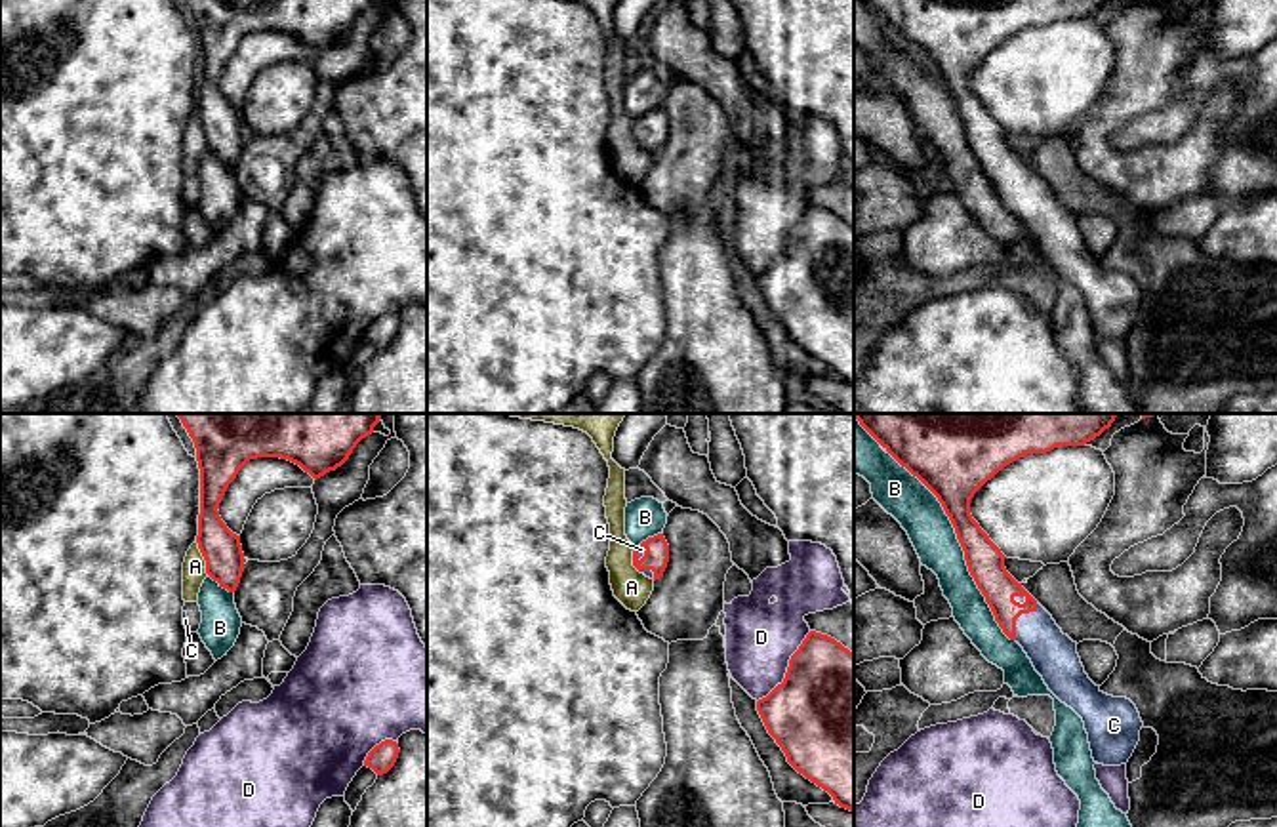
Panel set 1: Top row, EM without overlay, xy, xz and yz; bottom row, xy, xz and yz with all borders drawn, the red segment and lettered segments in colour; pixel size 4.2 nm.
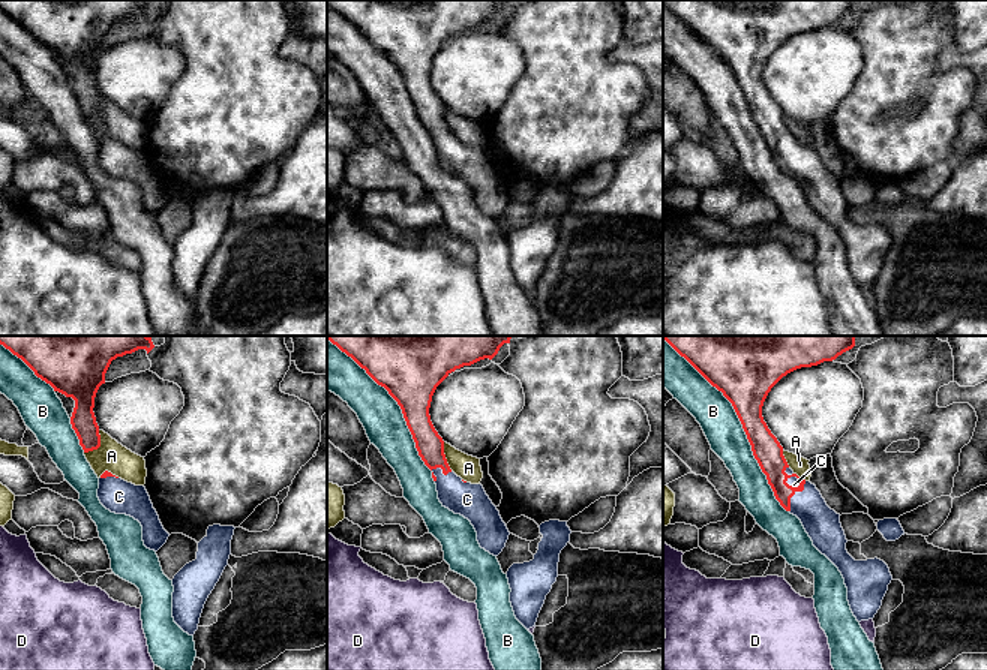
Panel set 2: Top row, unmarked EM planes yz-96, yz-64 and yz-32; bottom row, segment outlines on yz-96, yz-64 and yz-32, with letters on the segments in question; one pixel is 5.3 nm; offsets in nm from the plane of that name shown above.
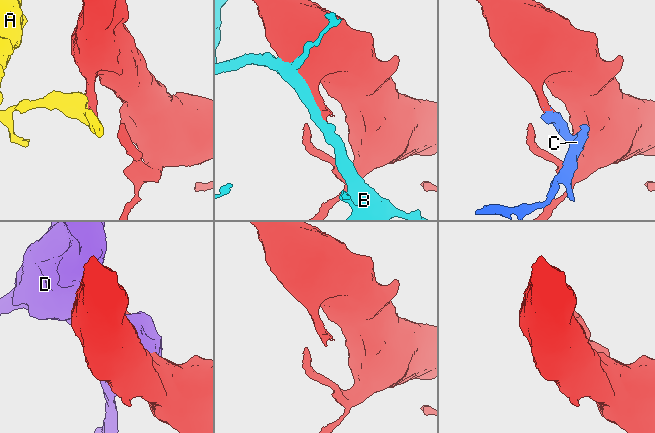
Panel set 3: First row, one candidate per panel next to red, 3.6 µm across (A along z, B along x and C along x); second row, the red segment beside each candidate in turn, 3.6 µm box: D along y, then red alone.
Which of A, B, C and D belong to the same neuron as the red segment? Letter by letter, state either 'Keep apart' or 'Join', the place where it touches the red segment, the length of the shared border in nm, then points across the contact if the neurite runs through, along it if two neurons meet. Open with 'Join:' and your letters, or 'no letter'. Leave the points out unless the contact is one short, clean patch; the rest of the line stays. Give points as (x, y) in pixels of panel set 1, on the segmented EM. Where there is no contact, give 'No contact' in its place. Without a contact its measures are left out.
Join: C
A: Keep apart. Touches red at xy (204, 559). Shared border 160 nm. Boundary: xy (195, 542), (208, 574)
B: Keep apart. Touches red at yz (961, 545). Shared border 950 nm
C: Join. Touches red at yz (1018, 616). Shared border 190 nm. Path across: yz (986, 566), (1018, 616), (1054, 656)
D: Keep apart. Touches red at xz (788, 669). Shared border 380 nm

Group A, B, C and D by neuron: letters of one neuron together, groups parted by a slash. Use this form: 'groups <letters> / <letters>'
groups A / B / C / D

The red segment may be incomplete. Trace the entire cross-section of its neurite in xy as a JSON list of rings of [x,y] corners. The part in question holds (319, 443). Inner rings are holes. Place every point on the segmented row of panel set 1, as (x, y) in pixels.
[[[177,414],[177,417],[194,442],[200,469],[196,543],[206,560],[206,574],[229,593],[240,583],[244,553],[240,535],[227,528],[217,509],[238,471],[250,459],[280,457],[299,465],[316,480],[341,467],[381,419],[379,414]]]

